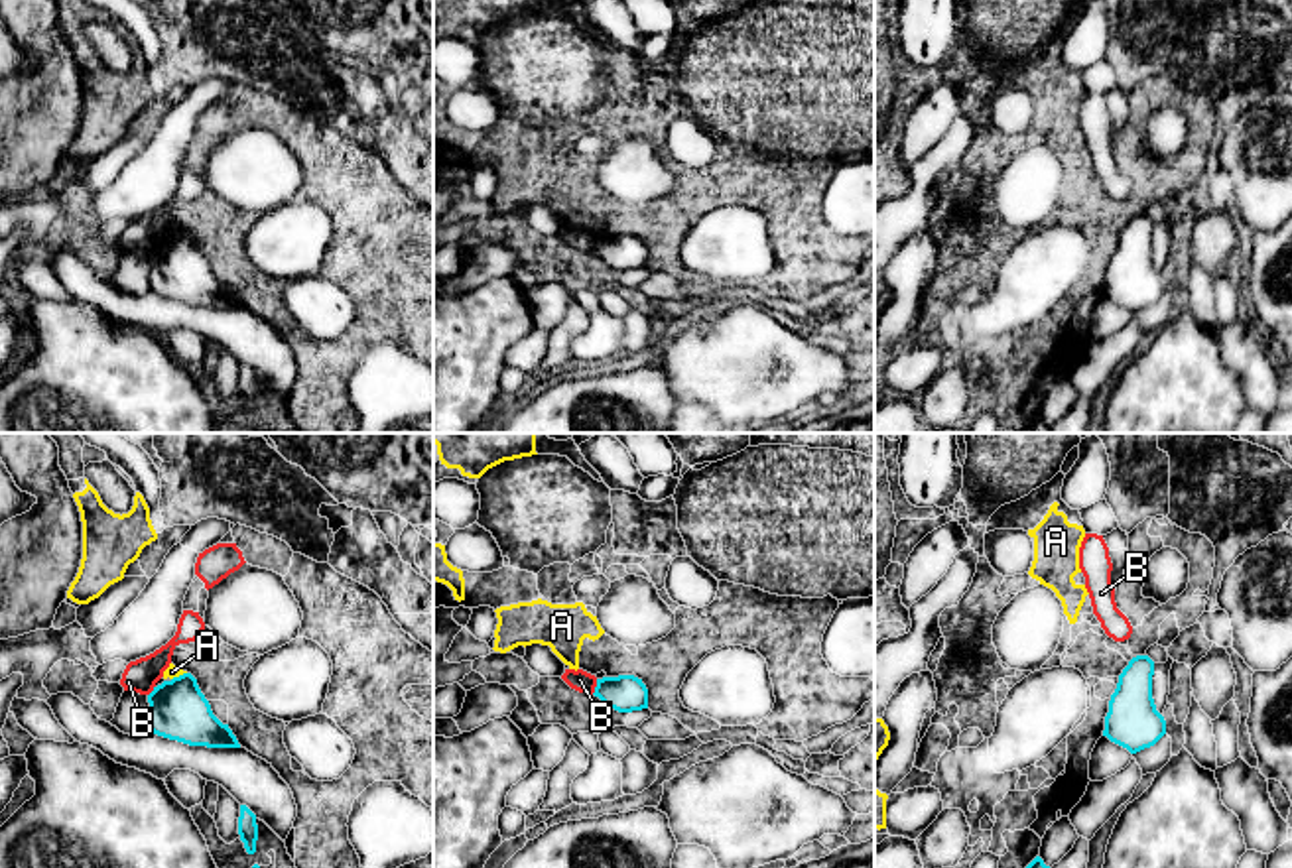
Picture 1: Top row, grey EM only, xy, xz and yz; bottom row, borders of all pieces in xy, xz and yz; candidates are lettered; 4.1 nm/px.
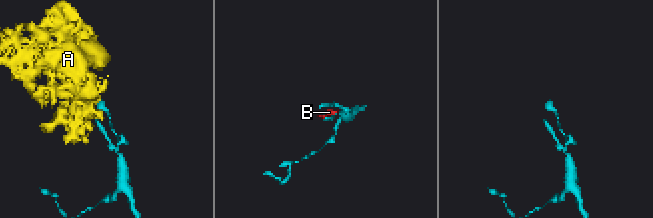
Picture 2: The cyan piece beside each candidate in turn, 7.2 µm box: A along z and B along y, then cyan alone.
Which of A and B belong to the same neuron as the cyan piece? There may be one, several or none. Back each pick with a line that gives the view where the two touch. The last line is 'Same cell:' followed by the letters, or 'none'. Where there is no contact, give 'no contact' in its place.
Same cell: none

